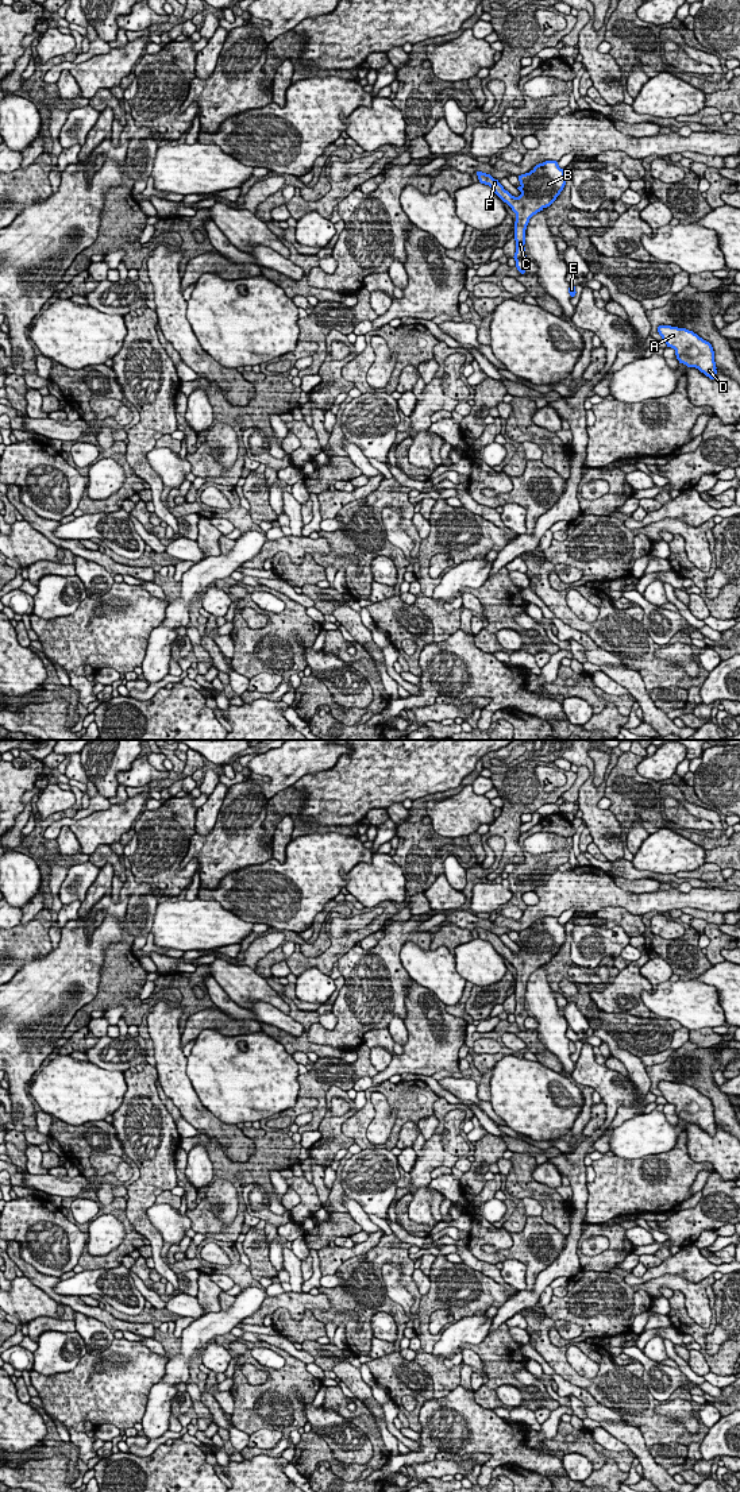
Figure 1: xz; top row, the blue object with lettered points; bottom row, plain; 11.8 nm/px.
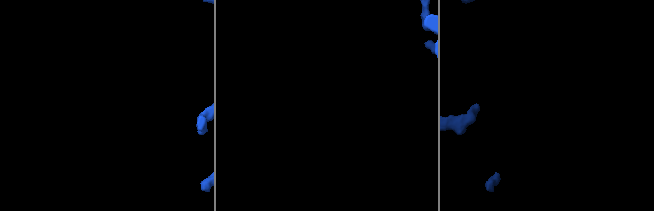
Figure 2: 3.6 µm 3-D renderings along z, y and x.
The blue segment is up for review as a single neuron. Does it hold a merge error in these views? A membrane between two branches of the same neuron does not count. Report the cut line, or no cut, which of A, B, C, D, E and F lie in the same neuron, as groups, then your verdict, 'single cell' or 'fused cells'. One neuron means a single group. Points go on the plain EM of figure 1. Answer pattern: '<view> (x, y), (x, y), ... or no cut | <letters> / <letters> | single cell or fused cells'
no cut | A B C D E F | single cell

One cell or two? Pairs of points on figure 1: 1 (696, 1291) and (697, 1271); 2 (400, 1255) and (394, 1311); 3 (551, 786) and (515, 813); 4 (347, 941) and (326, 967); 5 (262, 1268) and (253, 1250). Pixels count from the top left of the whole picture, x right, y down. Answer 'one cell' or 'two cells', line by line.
1: two cells
2: one cell
3: two cells
4: one cell
5: one cell

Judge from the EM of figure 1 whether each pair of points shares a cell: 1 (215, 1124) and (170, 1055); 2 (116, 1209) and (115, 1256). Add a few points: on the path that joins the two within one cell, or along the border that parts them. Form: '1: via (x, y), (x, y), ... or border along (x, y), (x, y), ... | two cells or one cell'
1: via (196, 1110), (174, 1083), (172, 1074) | one cell
2: via (124, 1221), (130, 1230), (130, 1242), (127, 1245) | one cell

